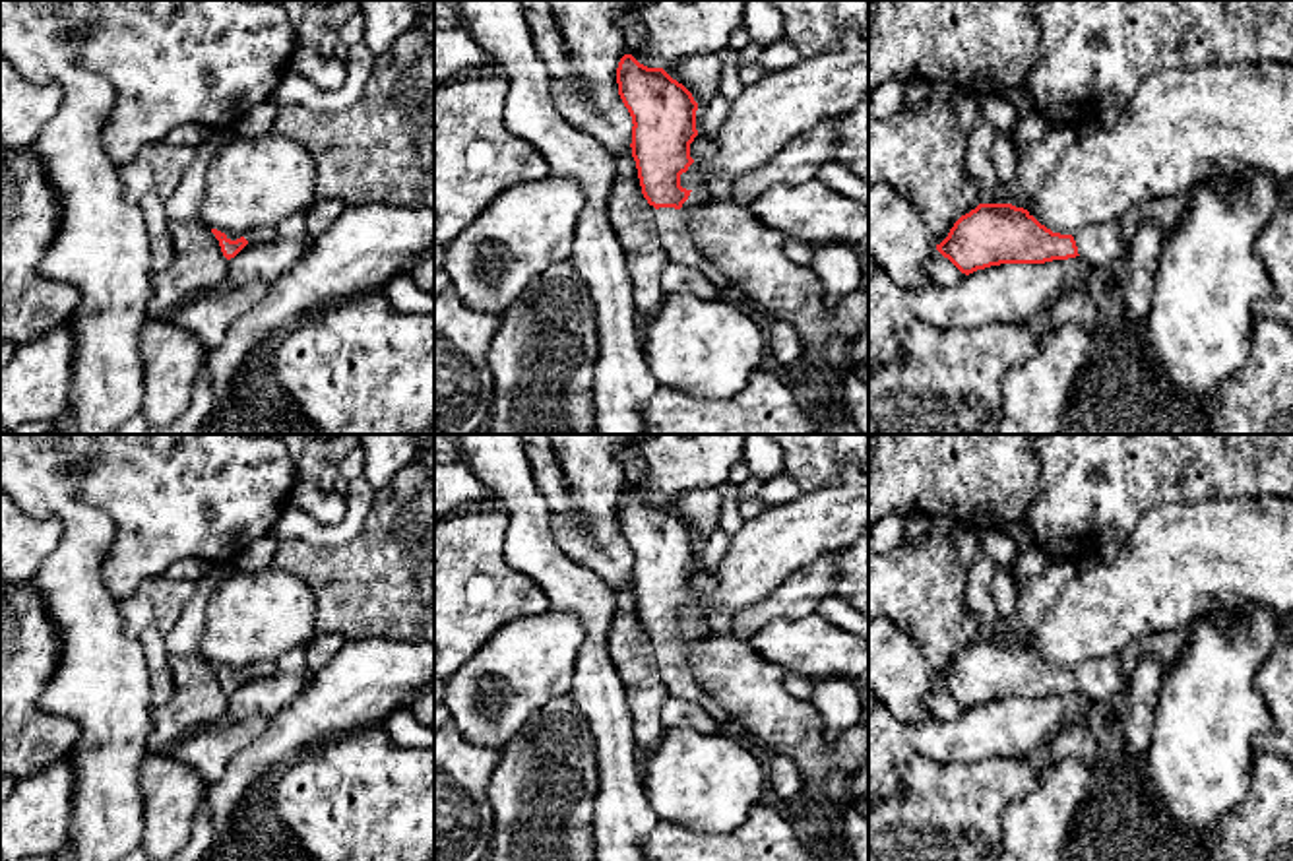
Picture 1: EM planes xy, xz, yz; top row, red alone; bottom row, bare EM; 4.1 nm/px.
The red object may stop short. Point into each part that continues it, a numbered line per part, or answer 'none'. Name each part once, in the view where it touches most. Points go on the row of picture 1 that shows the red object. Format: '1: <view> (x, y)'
1: xz (677, 239)

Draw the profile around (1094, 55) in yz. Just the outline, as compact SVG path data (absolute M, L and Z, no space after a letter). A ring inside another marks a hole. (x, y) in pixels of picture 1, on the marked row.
M1037 0L1031 21L1039 33L1039 58L1025 74L1024 91L1033 112L1049 124L1080 128L1111 111L1124 112L1142 81L1159 70L1293 66L1293 0Z

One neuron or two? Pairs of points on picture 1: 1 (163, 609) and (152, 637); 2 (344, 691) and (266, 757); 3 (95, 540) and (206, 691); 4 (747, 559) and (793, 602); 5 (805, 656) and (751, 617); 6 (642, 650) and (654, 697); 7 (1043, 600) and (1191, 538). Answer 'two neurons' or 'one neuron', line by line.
1: two neurons
2: one neuron
3: two neurons
4: two neurons
5: two neurons
6: one neuron
7: two neurons

